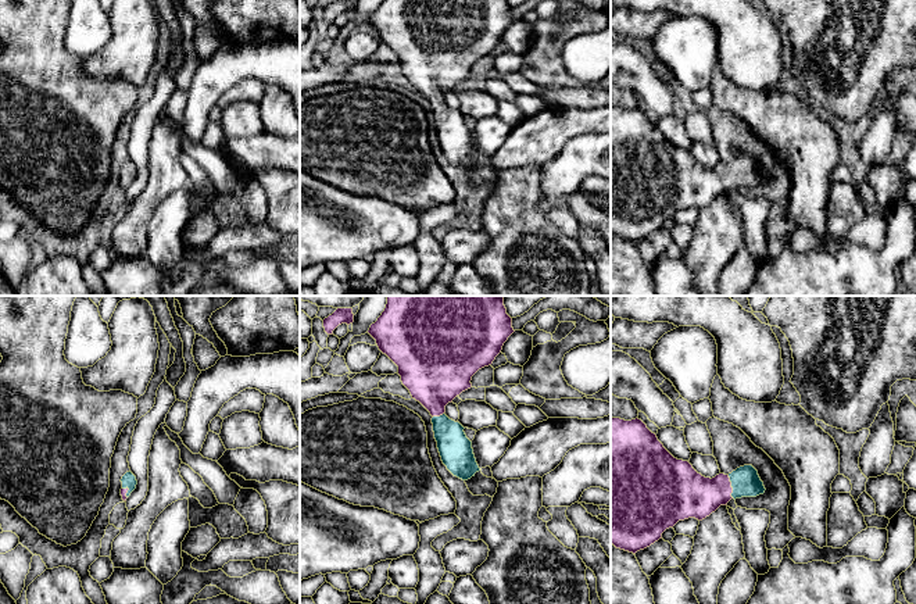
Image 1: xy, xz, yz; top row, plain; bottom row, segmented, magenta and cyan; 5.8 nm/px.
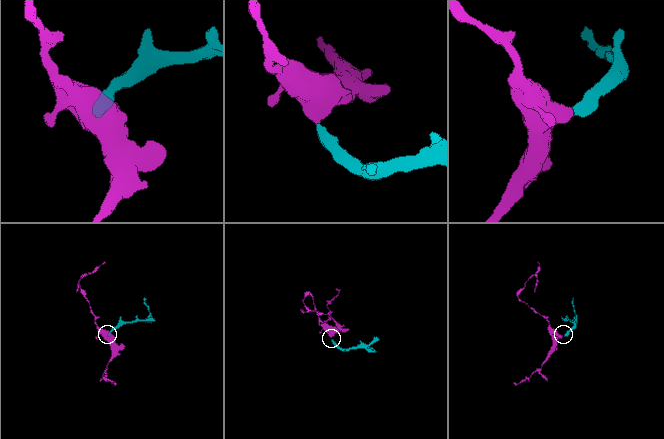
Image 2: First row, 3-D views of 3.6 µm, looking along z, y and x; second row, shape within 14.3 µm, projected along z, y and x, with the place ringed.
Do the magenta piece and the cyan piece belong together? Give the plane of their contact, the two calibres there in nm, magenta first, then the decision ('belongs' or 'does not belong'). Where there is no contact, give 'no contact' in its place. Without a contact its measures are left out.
contact in yz; calibres 280 and 170 nm; belongs

